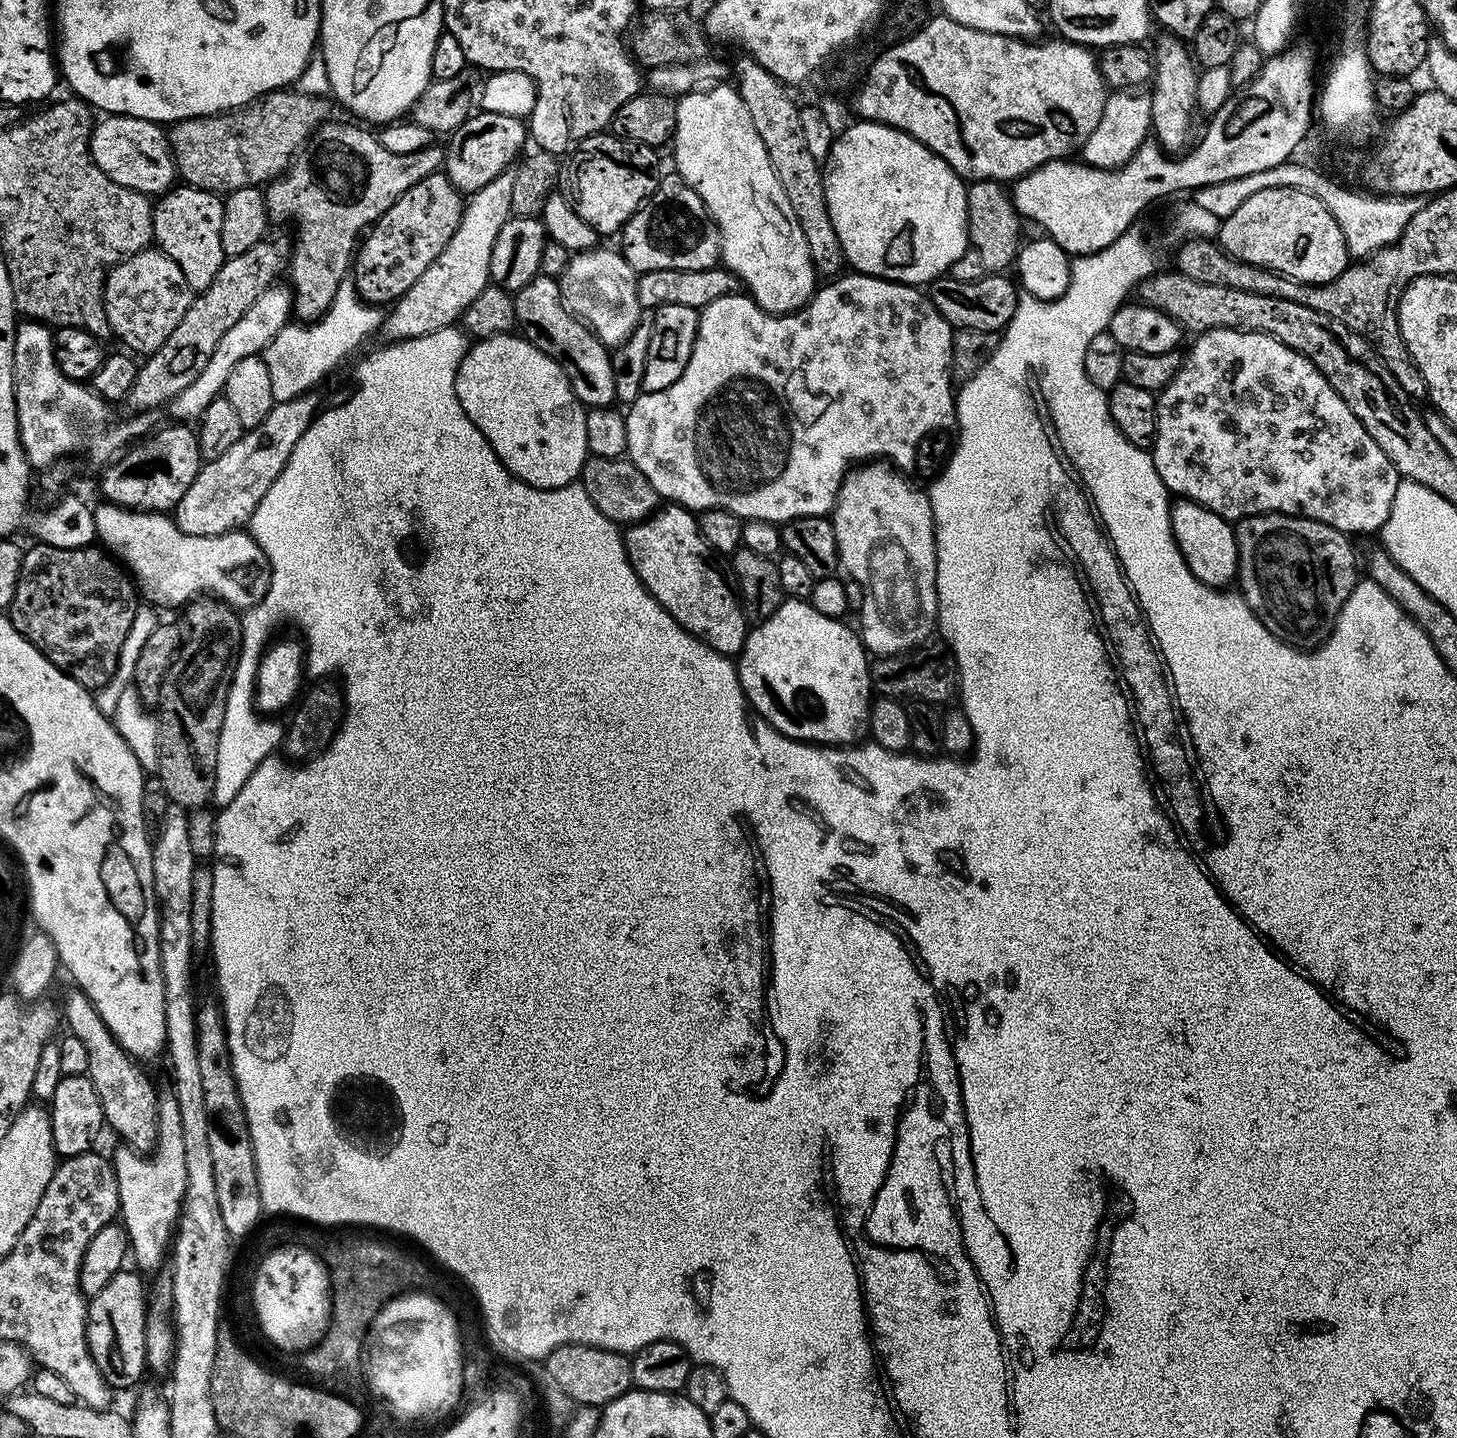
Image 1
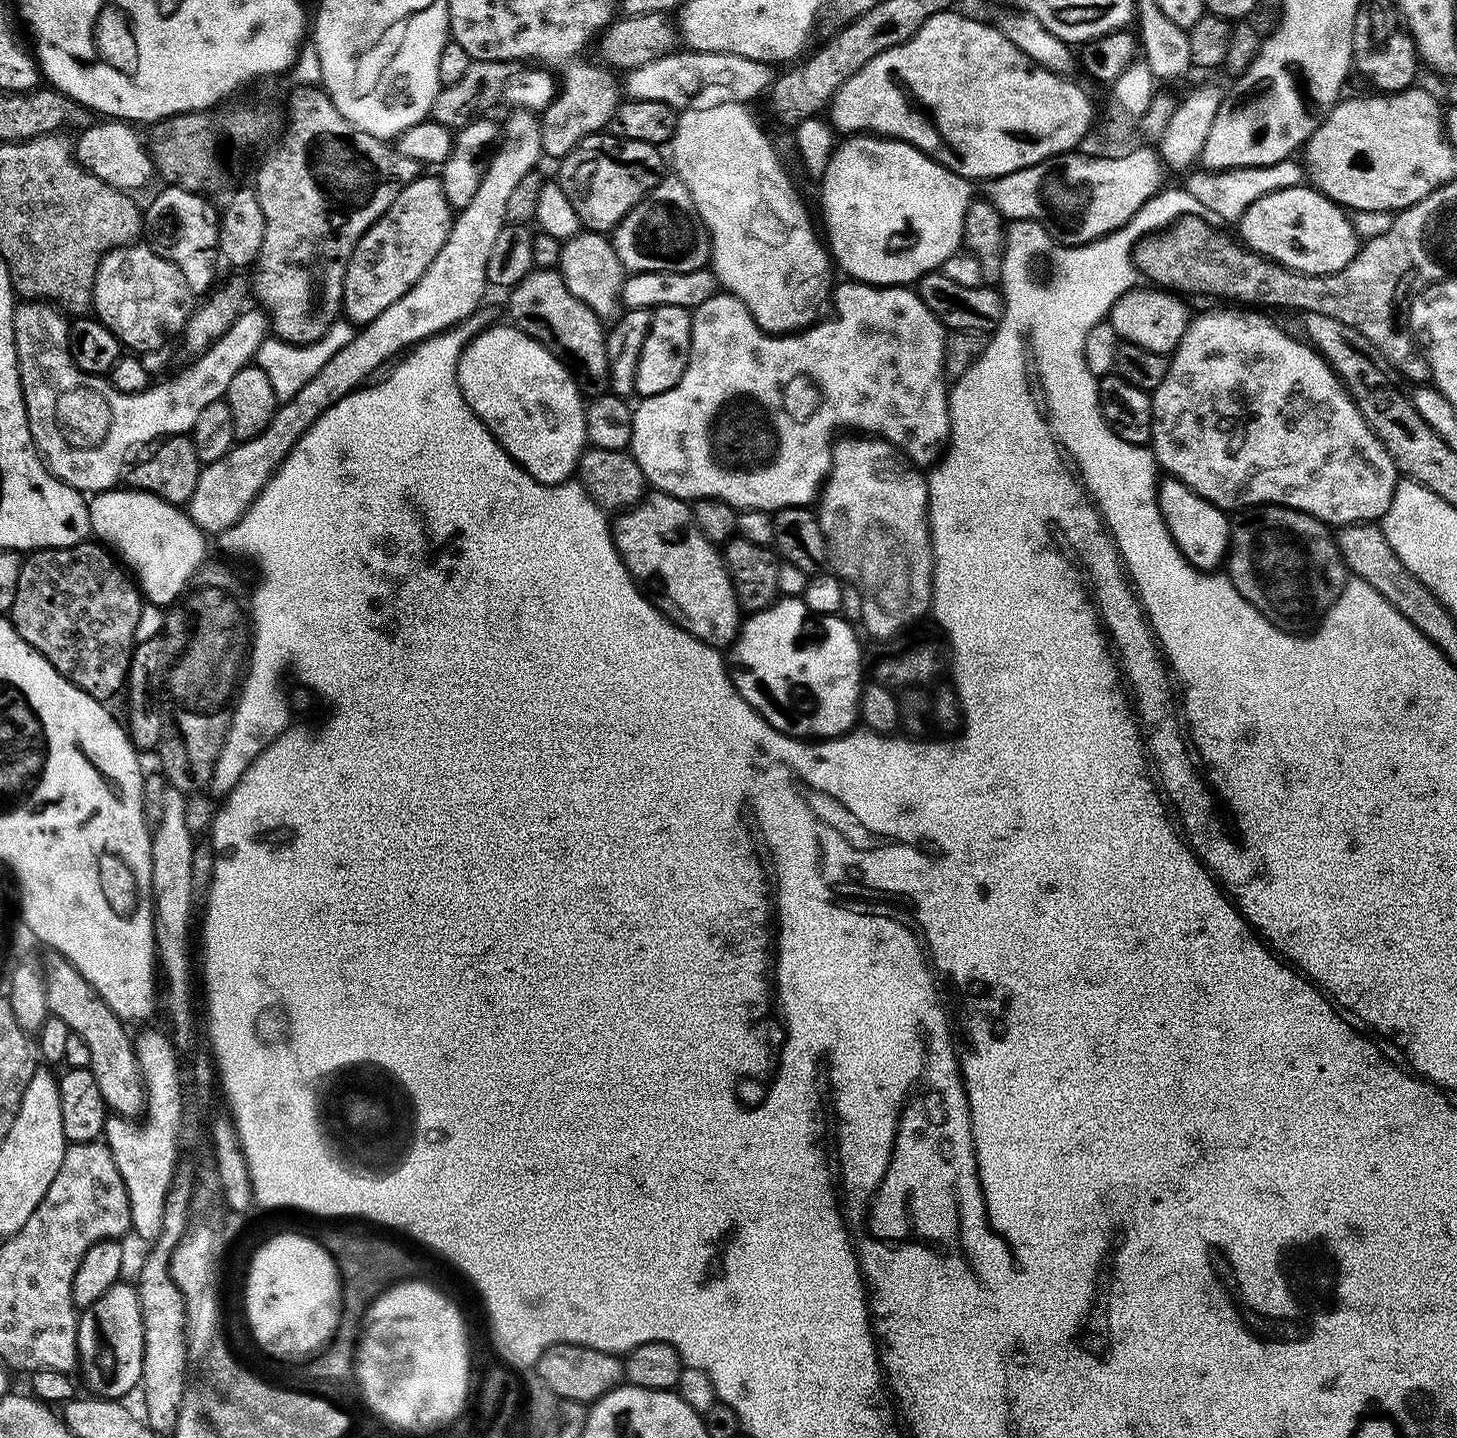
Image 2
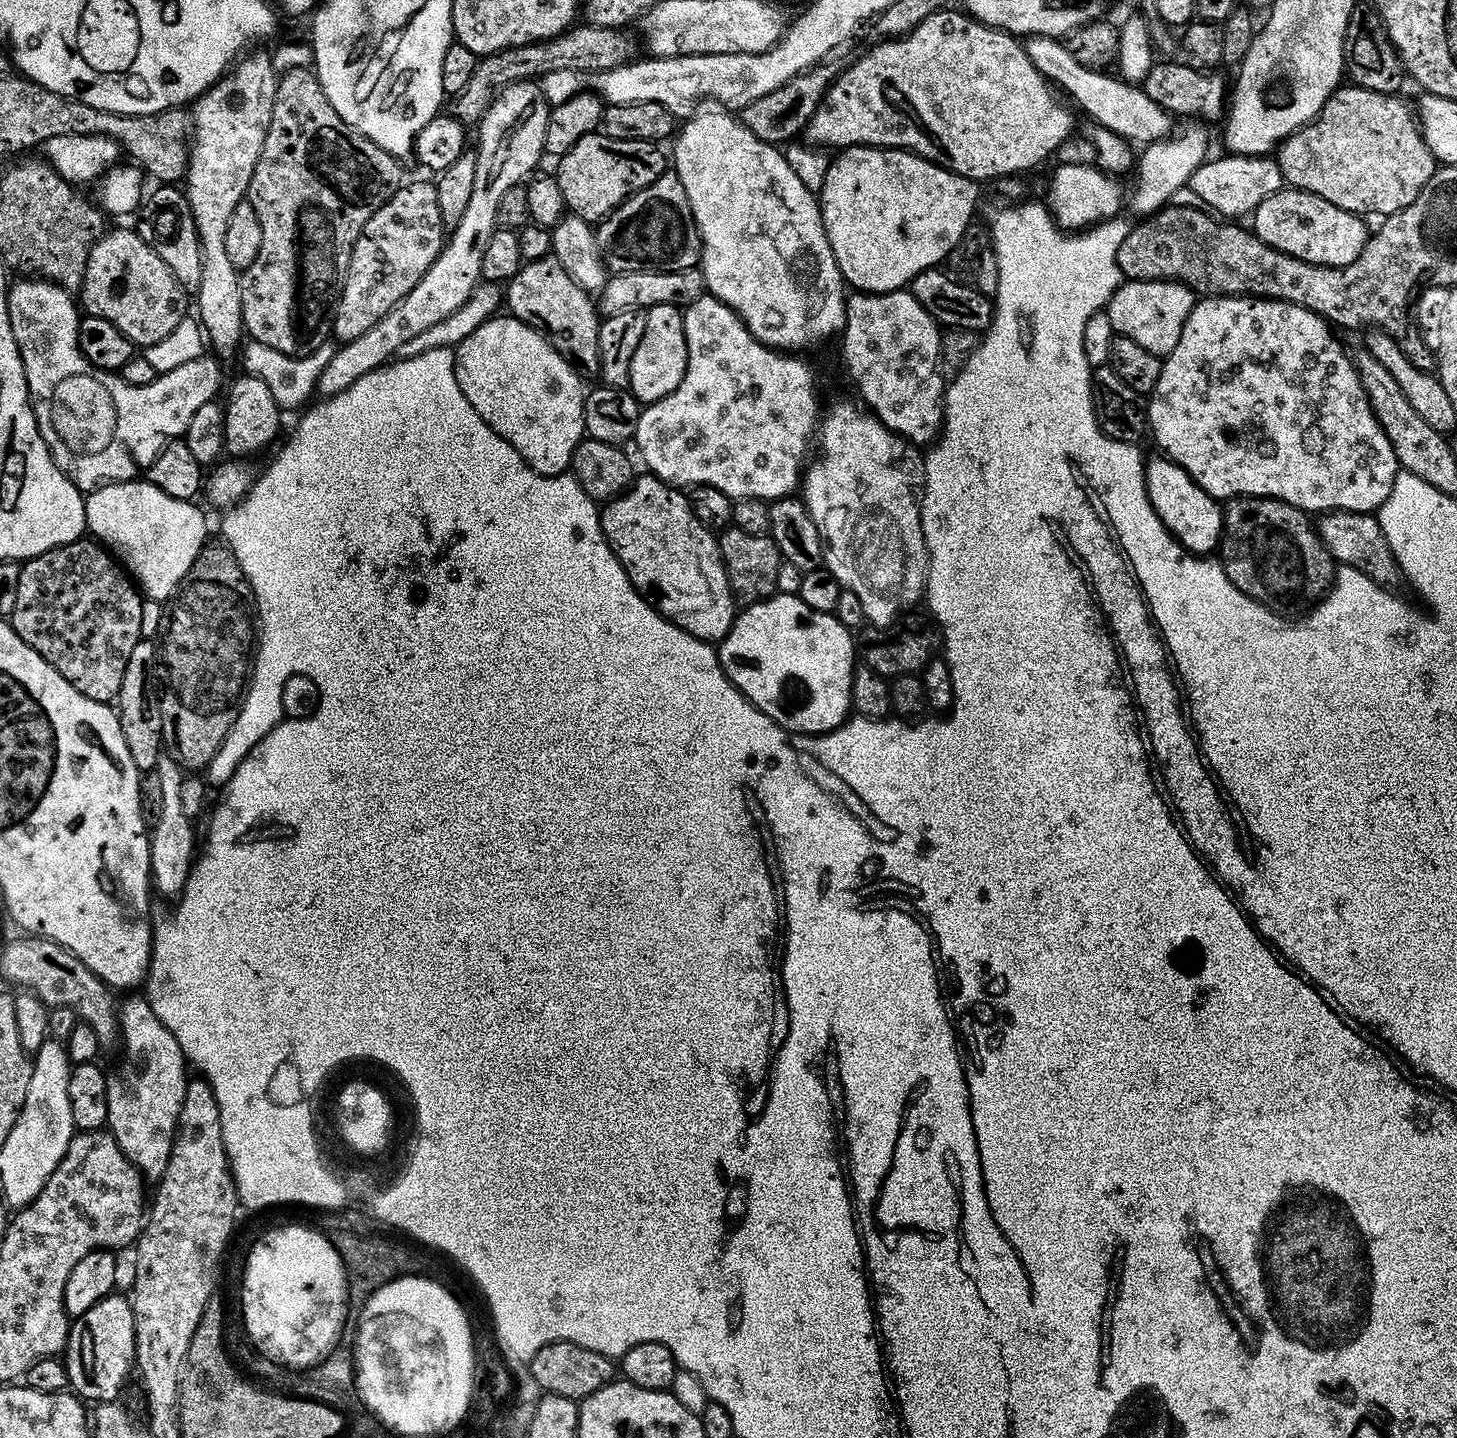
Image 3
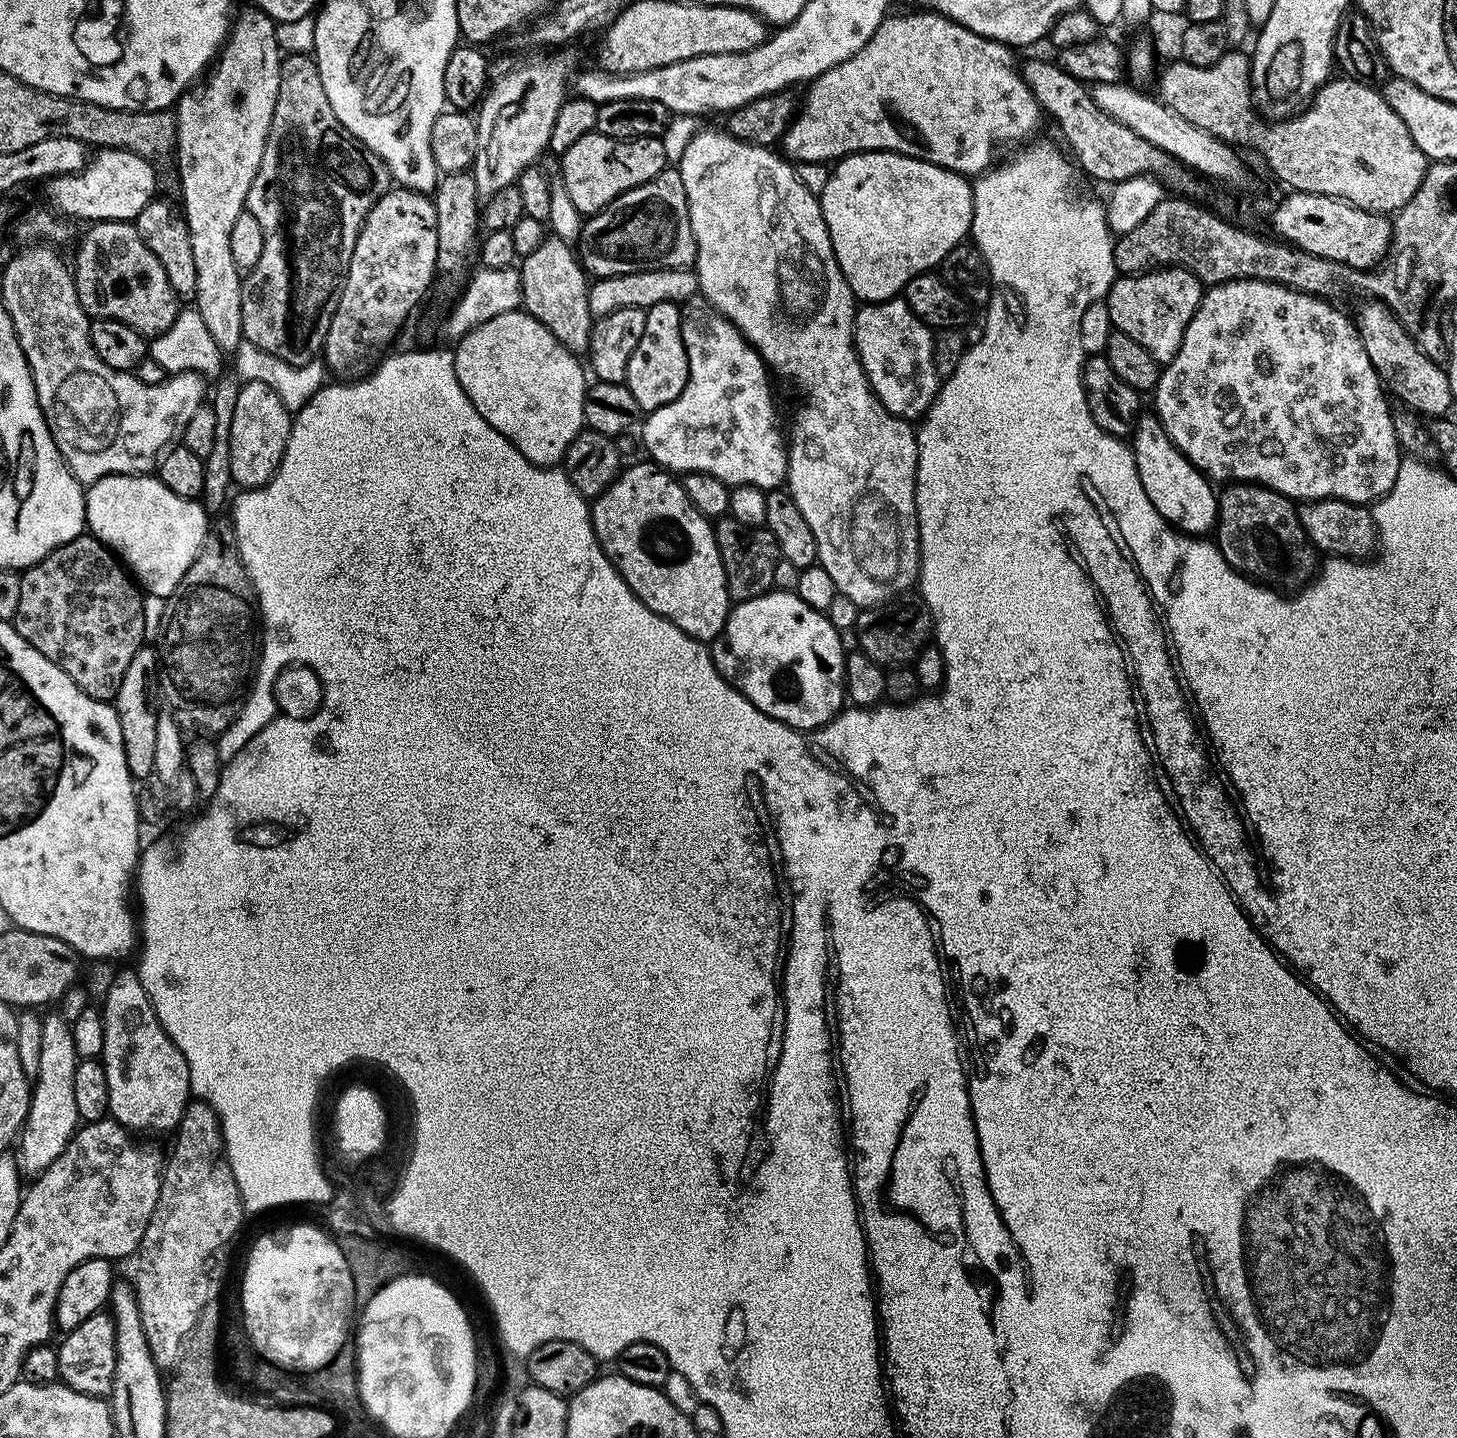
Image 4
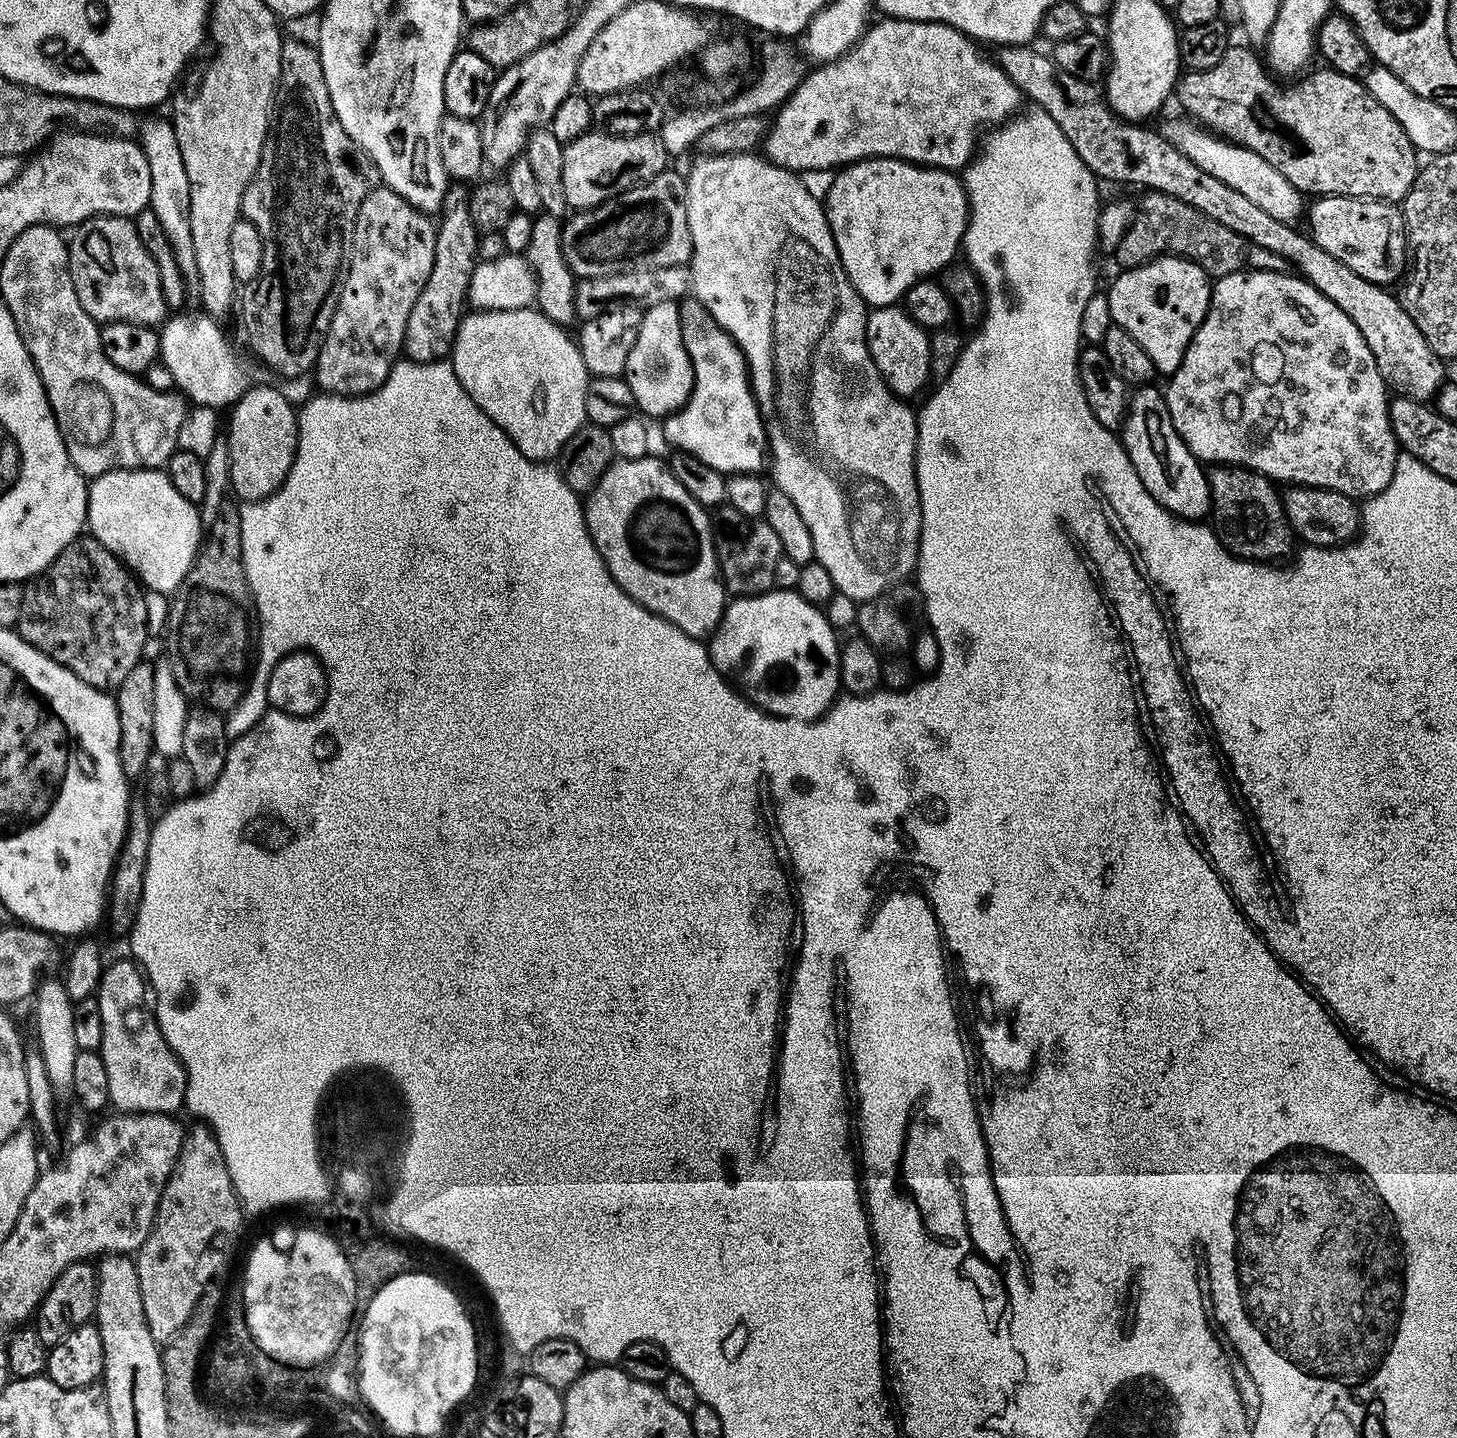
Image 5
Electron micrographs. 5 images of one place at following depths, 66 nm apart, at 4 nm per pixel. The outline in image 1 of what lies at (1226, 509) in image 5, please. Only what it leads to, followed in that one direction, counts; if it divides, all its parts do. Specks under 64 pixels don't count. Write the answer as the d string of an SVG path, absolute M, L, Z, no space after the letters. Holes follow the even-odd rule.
M1263 512L1257 516L1247 516L1235 521L1234 527L1236 529L1236 545L1238 546L1236 575L1238 585L1240 584L1240 588L1238 587L1239 595L1243 596L1244 601L1252 607L1253 613L1262 622L1262 626L1266 626L1266 630L1270 634L1274 634L1274 638L1301 650L1319 648L1337 627L1338 614L1342 610L1346 598L1350 598L1357 580L1361 579L1362 576L1362 564L1361 561L1360 564L1356 561L1356 548L1348 541L1351 540L1349 533L1339 532L1334 526L1326 526L1317 520L1308 520L1305 516L1288 516L1285 512Z

